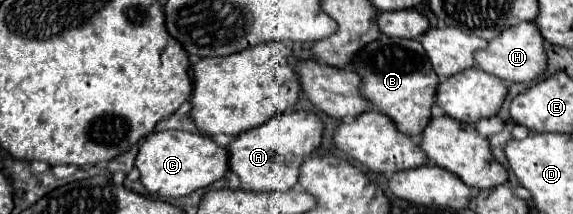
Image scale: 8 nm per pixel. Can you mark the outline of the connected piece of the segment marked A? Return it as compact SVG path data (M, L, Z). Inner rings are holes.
M284 112L258 128L242 132L226 146L228 170L240 178L240 190L270 192L290 190L298 180L298 168L306 156L320 146L322 122L314 112ZM272 184L272 186L268 186Z

